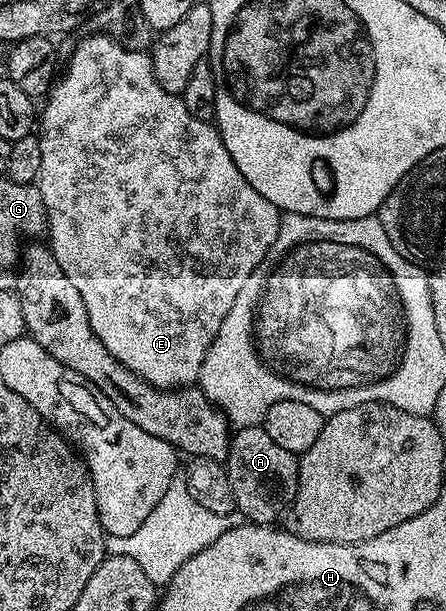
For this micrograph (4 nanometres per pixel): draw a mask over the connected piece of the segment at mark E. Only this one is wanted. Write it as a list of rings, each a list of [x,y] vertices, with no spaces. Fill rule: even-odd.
[[[91,35],[88,41],[83,41],[76,47],[75,54],[67,65],[67,74],[62,77],[63,74],[52,84],[51,92],[45,98],[47,106],[44,109],[42,106],[41,109],[43,133],[38,134],[41,143],[41,171],[37,184],[47,212],[51,253],[69,283],[77,287],[77,295],[81,295],[81,303],[85,303],[91,329],[97,339],[101,339],[109,355],[113,355],[113,359],[120,361],[126,369],[157,389],[190,386],[198,382],[201,363],[217,331],[221,331],[221,323],[225,323],[225,315],[229,315],[229,307],[233,307],[245,279],[249,279],[255,268],[263,264],[265,251],[269,251],[270,244],[279,234],[280,210],[269,203],[265,195],[257,195],[257,191],[249,187],[245,175],[237,171],[237,163],[233,163],[218,128],[210,121],[189,115],[189,107],[185,107],[180,94],[161,88],[146,52],[138,53],[127,49],[110,37]]]

